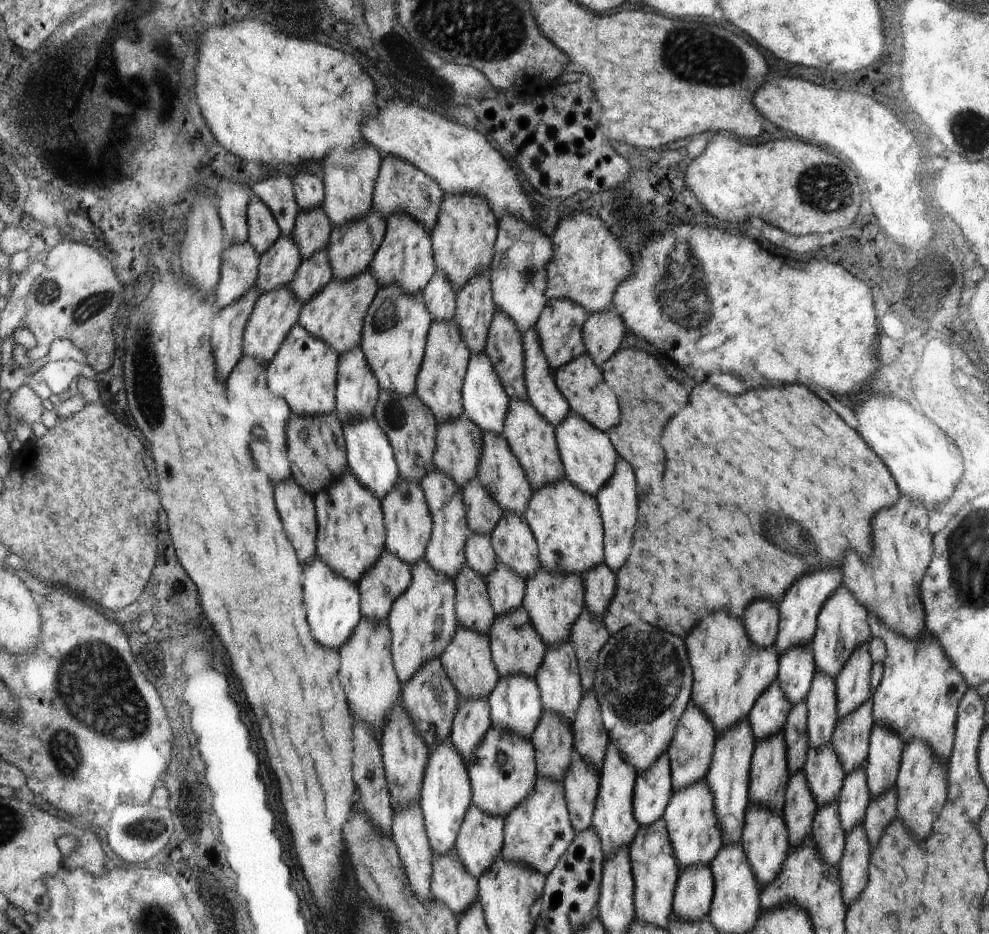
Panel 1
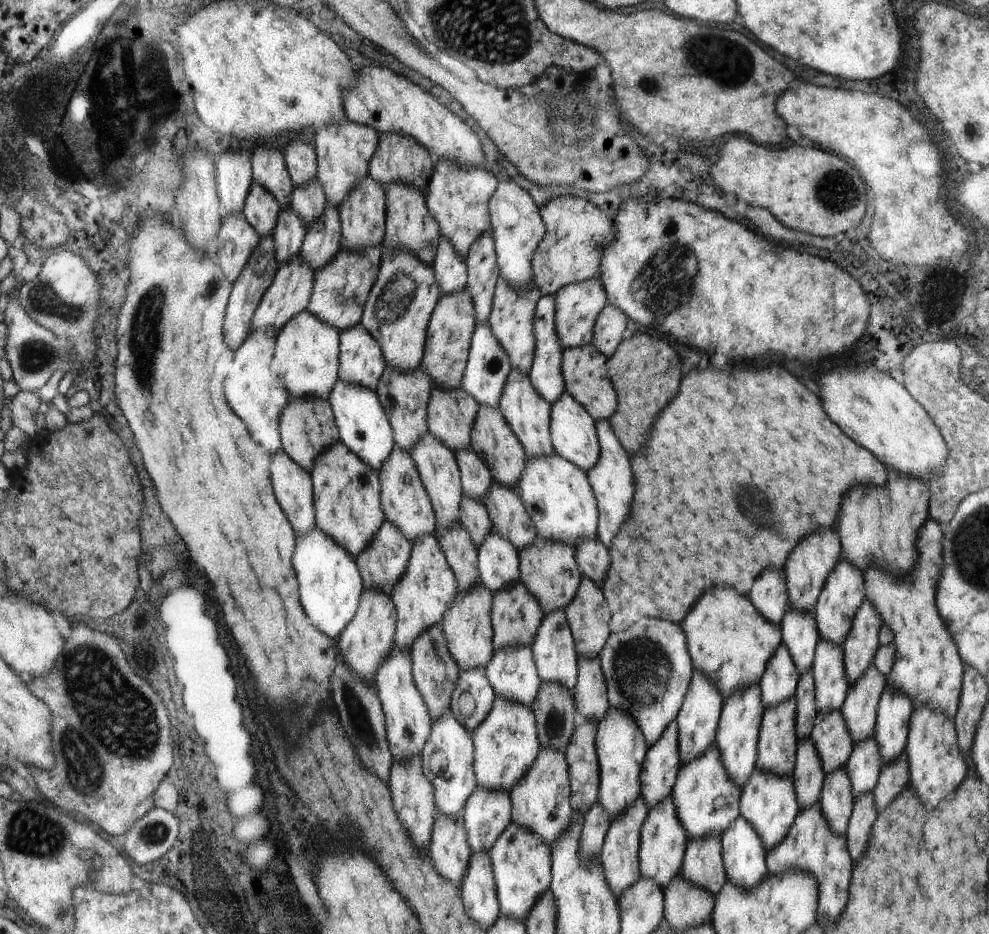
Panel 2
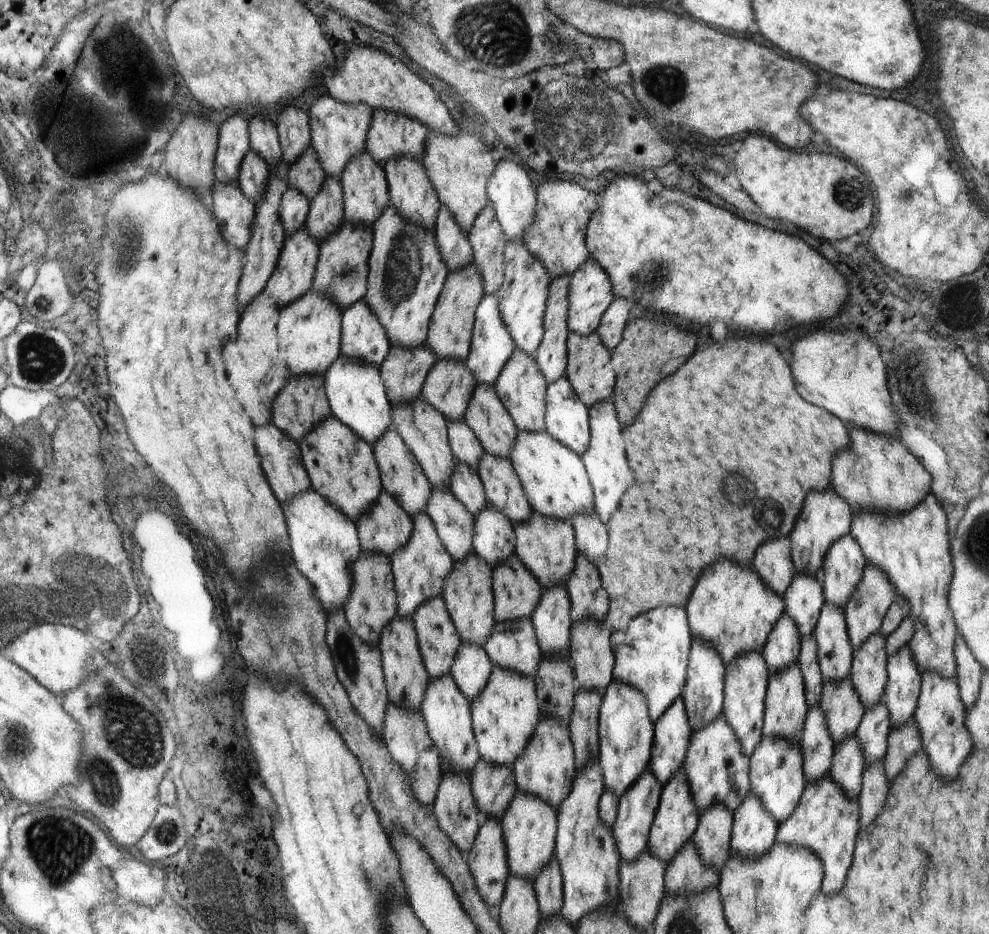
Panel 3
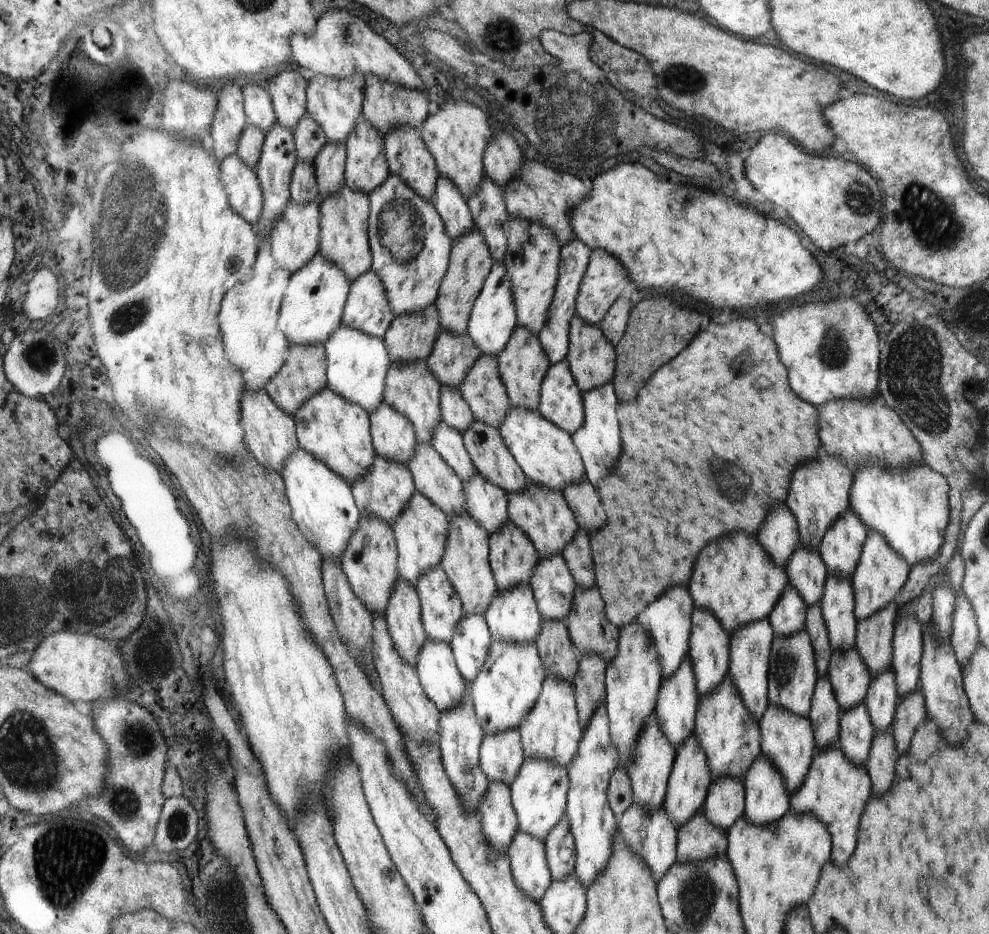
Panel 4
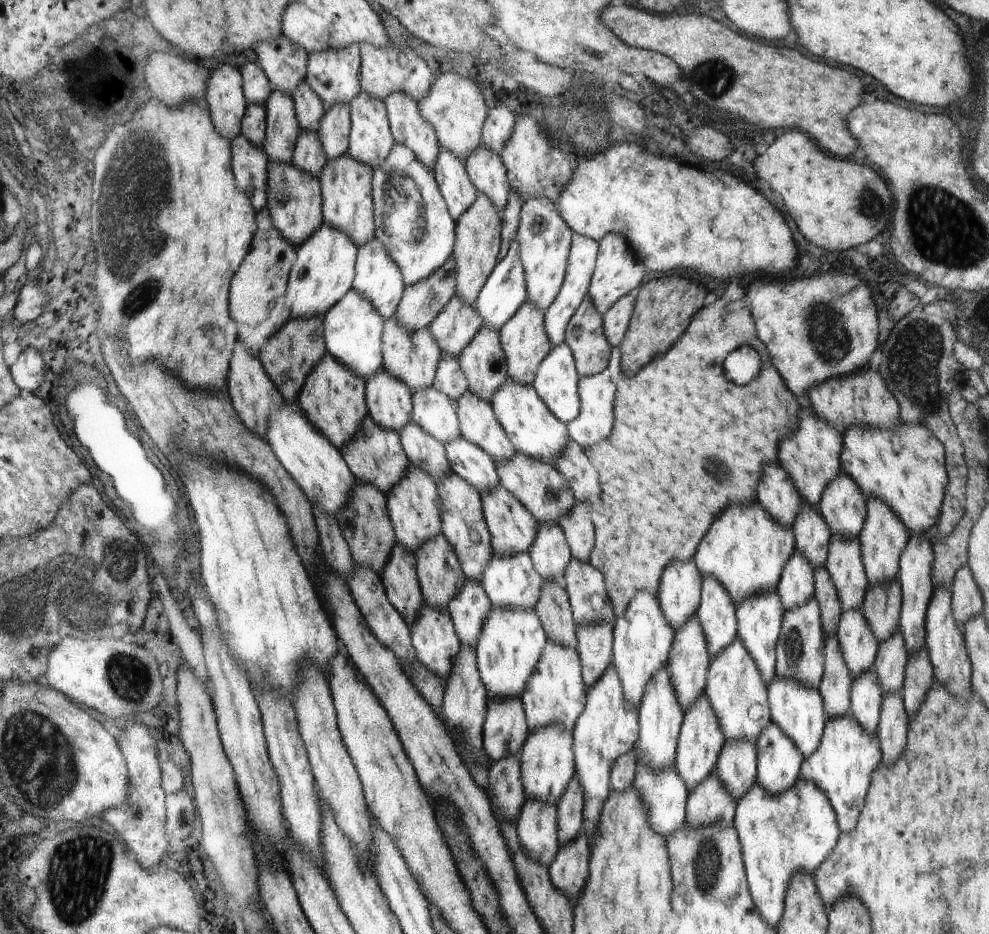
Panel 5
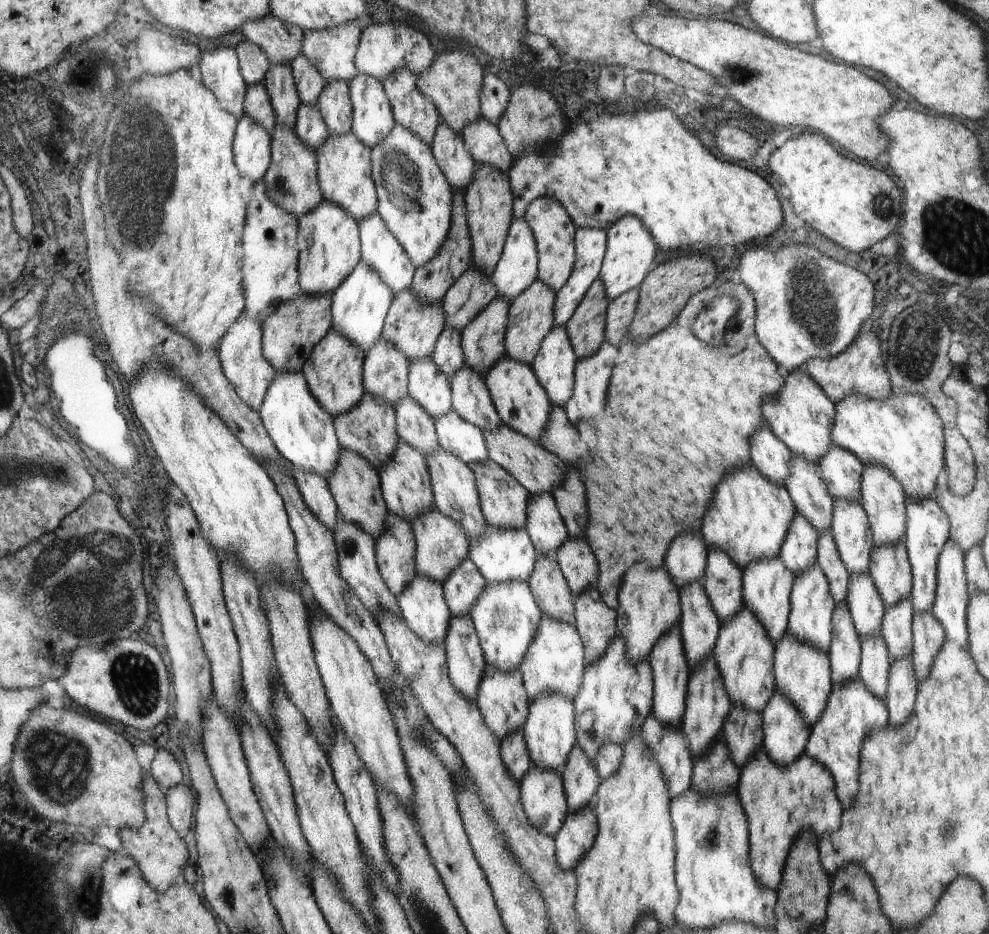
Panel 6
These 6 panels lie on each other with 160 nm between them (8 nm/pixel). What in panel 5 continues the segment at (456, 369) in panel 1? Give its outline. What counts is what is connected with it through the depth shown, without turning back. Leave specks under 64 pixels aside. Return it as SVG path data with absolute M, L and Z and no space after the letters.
M477 194L476 202L460 216L455 229L454 258L458 287L455 296L460 296L470 306L478 302L479 293L486 286L491 273L499 265L504 250L502 239L503 220L492 200L484 194Z

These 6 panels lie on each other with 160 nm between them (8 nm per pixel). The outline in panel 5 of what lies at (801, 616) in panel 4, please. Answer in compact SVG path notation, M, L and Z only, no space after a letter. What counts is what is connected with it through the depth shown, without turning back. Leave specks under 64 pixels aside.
M795 548L786 561L776 591L783 600L785 610L804 604L815 591L815 568L808 557Z

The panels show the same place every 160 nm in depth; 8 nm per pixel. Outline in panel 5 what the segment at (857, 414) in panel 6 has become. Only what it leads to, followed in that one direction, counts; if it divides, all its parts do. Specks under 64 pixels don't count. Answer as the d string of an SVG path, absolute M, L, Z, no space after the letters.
M900 418L900 423L889 429L868 428L866 425L863 427L856 426L844 431L844 436L846 438L843 440L844 446L840 458L842 462L842 470L844 473L850 475L856 481L856 484L860 485L866 498L872 497L873 499L882 499L904 521L904 524L907 525L908 532L924 534L924 532L929 531L929 528L938 522L942 499L944 498L948 484L948 473L945 467L945 448L942 446L940 440L933 437L933 434L924 425L921 425L920 423L904 423L902 418Z

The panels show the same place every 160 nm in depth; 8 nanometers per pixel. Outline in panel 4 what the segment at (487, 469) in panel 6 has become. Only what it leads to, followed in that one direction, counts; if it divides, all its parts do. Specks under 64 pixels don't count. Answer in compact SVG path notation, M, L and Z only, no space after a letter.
M510 520L490 533L491 569L498 591L506 591L508 587L515 587L516 583L528 583L534 576L539 557L538 549L531 541L531 537Z

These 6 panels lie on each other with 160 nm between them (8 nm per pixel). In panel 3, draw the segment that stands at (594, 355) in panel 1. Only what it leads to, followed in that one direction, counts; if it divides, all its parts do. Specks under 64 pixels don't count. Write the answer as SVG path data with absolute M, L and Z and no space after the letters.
M616 297L614 303L607 308L597 331L606 347L613 351L623 340L623 332L627 328L630 306L626 299Z

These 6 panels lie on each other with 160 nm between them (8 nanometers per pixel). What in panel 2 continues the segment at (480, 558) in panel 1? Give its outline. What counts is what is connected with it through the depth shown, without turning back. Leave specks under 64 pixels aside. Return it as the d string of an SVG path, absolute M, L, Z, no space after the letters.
M462 493L462 498L459 506L460 522L471 533L471 537L475 541L476 546L480 544L483 536L489 533L493 524L489 517L488 509L482 499L466 495Z

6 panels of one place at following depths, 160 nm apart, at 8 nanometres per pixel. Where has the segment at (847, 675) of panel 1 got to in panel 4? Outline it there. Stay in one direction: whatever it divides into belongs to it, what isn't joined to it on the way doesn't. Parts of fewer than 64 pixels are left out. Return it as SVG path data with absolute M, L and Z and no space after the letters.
M868 531L863 554L851 579L855 589L855 616L867 619L867 616L878 614L884 607L890 606L906 586L910 565L887 543L884 535L878 531Z

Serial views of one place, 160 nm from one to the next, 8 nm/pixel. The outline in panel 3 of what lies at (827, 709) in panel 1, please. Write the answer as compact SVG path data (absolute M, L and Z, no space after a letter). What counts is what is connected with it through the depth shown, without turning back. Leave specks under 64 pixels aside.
M824 603L813 632L824 683L850 676L854 660L846 613L842 607Z

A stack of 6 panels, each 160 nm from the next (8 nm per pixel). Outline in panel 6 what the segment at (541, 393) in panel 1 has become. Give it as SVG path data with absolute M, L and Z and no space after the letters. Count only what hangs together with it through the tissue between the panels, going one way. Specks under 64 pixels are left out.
M579 228L576 231L576 264L570 278L555 292L555 324L565 325L579 308L584 295L599 277L607 252L607 231Z

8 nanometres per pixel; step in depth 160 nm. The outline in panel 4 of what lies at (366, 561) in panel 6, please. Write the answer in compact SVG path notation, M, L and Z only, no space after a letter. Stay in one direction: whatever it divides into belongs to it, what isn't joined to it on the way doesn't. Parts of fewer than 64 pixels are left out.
M384 612L384 615L372 616L373 667L379 678L380 694L390 709L398 728L400 728L402 736L408 735L419 743L422 741L437 741L439 738L438 719L441 712L435 702L432 702L425 695L415 666L405 661L397 653L385 616L386 612Z

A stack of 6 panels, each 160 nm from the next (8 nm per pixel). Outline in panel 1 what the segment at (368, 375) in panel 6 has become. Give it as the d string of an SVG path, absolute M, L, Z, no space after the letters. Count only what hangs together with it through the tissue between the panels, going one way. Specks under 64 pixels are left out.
M400 477L388 496L382 500L383 516L386 520L386 546L397 557L413 565L425 553L431 537L432 519L424 491L412 479Z

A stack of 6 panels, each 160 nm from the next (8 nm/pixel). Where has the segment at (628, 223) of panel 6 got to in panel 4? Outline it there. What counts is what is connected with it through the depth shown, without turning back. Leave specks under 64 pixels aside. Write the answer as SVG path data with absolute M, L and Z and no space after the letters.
M591 249L590 263L579 288L575 314L588 321L588 324L602 323L628 284L630 276L627 268L615 256L604 249Z

